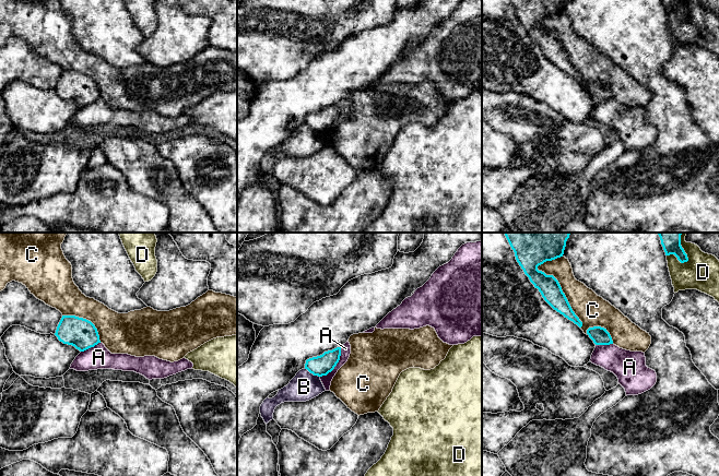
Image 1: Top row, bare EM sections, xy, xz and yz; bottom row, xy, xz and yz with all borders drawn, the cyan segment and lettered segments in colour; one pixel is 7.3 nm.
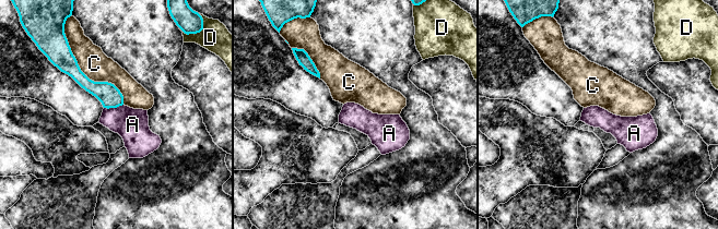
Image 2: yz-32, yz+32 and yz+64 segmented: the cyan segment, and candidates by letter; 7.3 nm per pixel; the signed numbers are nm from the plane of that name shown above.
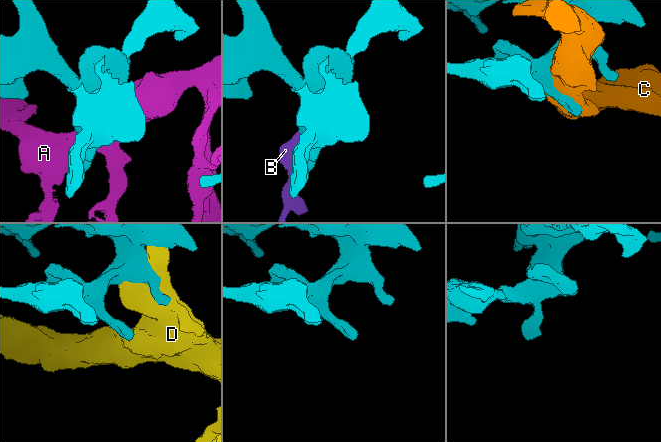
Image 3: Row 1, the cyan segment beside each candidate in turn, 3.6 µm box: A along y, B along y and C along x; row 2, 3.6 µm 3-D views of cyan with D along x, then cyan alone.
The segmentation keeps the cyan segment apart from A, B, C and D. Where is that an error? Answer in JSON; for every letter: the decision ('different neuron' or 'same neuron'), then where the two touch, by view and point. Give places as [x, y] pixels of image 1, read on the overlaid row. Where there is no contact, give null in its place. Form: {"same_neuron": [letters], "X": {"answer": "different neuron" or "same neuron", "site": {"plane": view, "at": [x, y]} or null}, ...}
{"same_neuron": [], "A": {"answer": "different neuron", "site": {"plane": "xz", "at": [337, 363]}}, "B": {"answer": "different neuron", "site": {"plane": "xz", "at": [311, 372]}}, "C": {"answer": "different neuron", "site": {"plane": "yz", "at": [562, 290]}}, "D": {"answer": "different neuron", "site": {"plane": "yz", "at": [683, 250]}}}

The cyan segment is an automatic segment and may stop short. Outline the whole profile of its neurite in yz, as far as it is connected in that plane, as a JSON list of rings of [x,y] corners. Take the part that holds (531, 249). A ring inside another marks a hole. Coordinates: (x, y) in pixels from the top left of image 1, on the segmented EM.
[[[504,233],[515,257],[524,274],[529,277],[530,282],[539,289],[544,300],[557,312],[563,314],[568,320],[573,321],[579,328],[582,322],[573,311],[558,281],[553,275],[546,275],[544,272],[539,271],[538,266],[546,261],[552,261],[563,257],[566,247],[566,241],[570,233]]]

